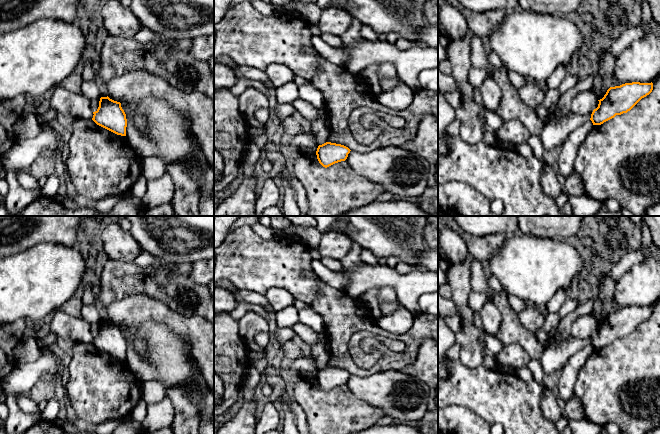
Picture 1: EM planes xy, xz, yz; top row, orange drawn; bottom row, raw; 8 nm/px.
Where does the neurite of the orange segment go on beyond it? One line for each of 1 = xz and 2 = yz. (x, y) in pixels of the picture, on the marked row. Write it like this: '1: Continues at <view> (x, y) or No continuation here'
1: No continuation here
2: No continuation here

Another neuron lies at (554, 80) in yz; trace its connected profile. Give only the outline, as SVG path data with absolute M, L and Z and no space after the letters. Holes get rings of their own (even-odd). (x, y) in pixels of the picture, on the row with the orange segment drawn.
M566 65L559 66L547 79L545 82L548 89L558 89L558 86L568 74Z

